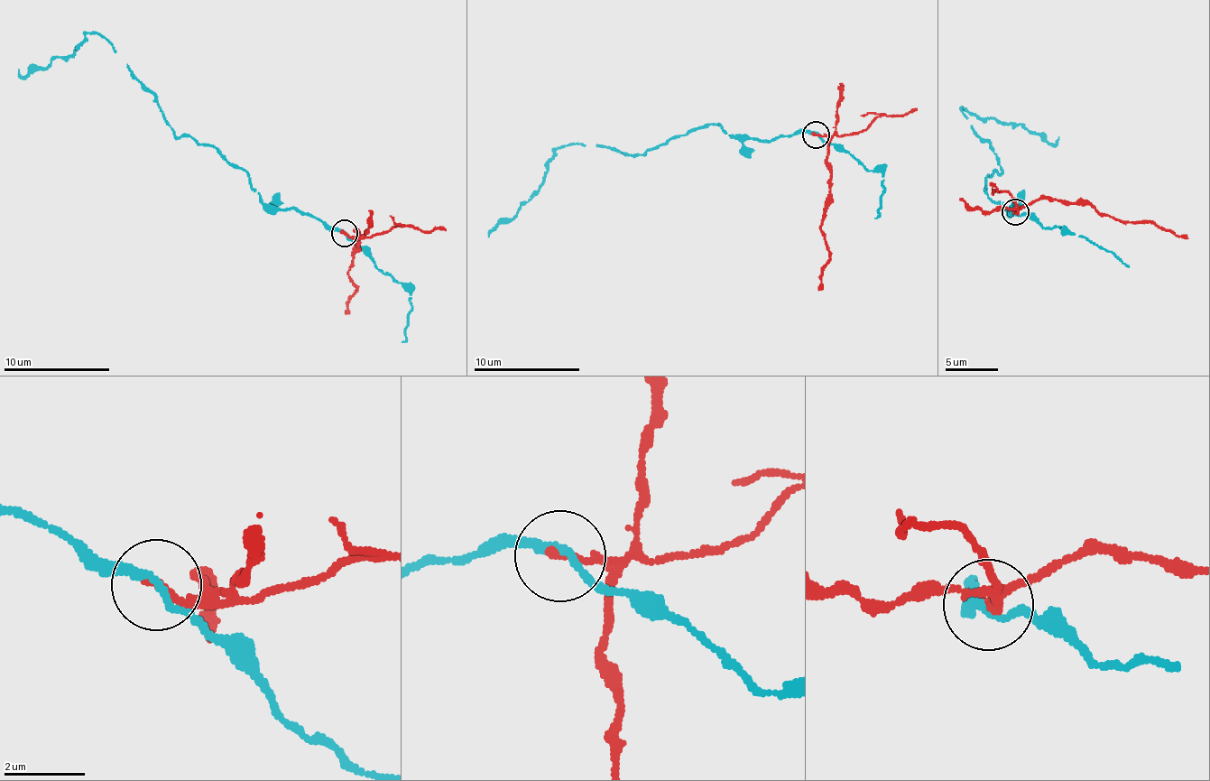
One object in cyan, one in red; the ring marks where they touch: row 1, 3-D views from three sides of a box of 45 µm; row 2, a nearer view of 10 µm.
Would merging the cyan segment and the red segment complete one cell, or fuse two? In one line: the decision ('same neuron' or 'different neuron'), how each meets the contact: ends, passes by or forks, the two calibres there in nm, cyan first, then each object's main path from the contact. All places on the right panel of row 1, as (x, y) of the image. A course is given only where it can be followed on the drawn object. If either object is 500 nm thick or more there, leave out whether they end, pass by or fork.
different neuron | cyan passes by | red ends | 190/220 nm | cyan via (1013, 211), (985, 191), (985, 178), (1001, 172), (960, 107), (1052, 144), (1057, 137) | red via (1016, 211), (1038, 200), (1087, 202), (1101, 215), (1154, 222), (1188, 238)

